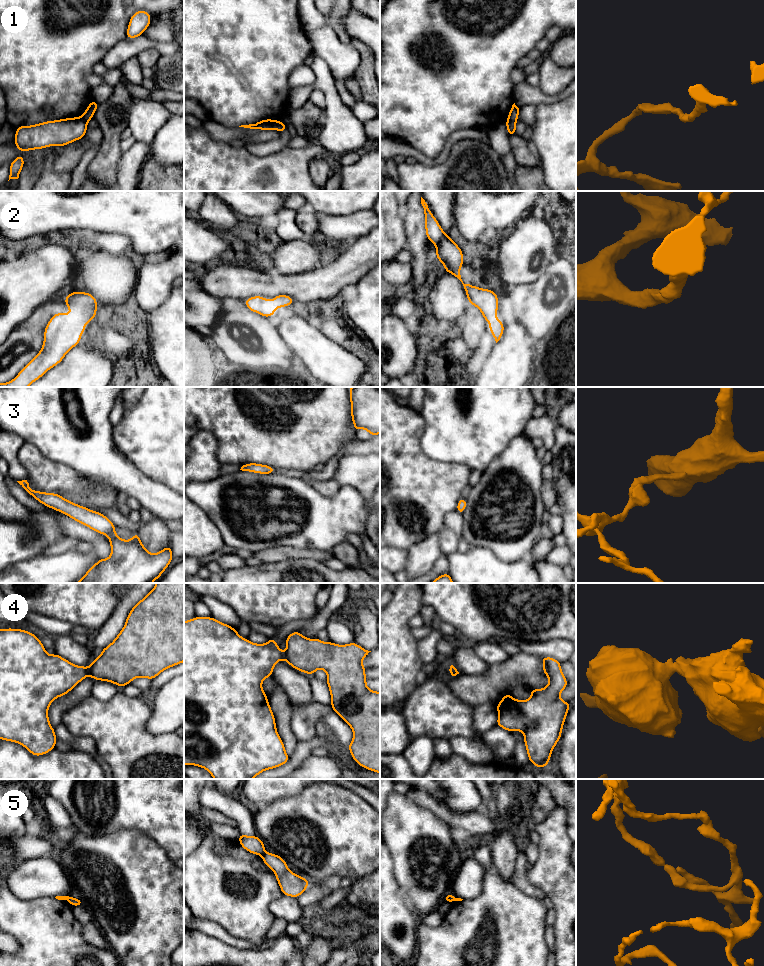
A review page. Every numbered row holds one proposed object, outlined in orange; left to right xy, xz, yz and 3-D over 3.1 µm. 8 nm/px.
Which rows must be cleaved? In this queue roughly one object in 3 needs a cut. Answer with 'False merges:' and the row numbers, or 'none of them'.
False merges: 1, 4, 5

